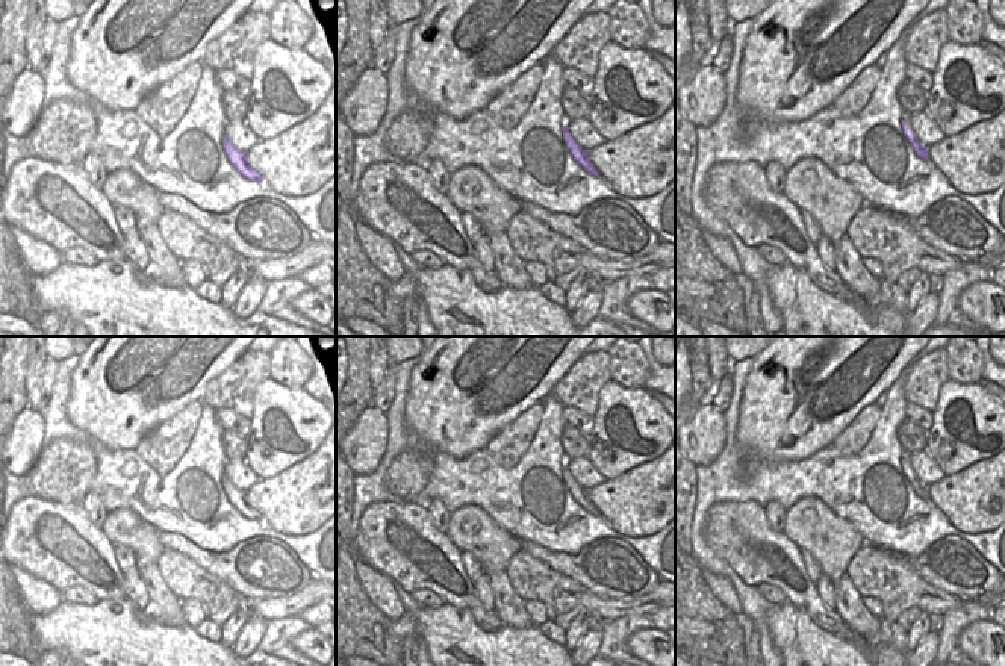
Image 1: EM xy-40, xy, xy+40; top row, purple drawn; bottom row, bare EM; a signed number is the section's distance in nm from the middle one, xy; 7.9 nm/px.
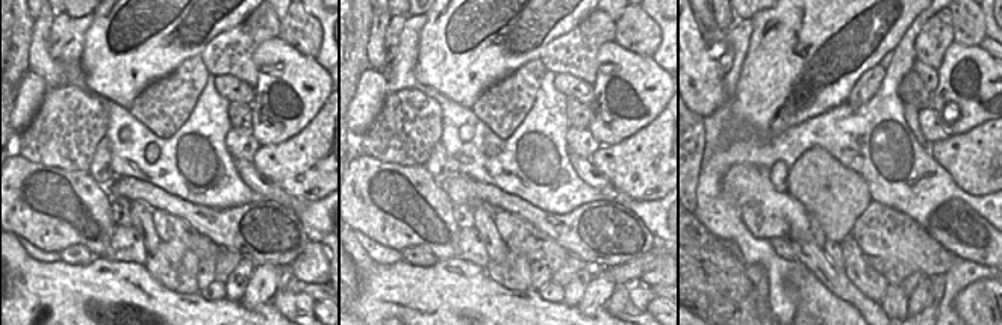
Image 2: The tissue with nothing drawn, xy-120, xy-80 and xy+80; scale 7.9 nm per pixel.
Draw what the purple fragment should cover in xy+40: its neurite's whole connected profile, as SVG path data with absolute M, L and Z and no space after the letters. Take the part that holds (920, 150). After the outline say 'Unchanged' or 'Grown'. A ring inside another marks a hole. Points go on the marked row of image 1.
M902 112L902 118L901 118L901 126L902 126L902 133L904 136L908 139L911 148L914 150L914 153L923 159L923 160L929 160L928 159L928 147L922 145L916 136L914 136L914 132L910 126L910 115Z. Grown

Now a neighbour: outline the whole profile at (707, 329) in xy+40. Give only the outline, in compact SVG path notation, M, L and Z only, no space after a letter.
M696 321L695 325L701 330L702 336L749 336L746 333L730 331L710 321Z

